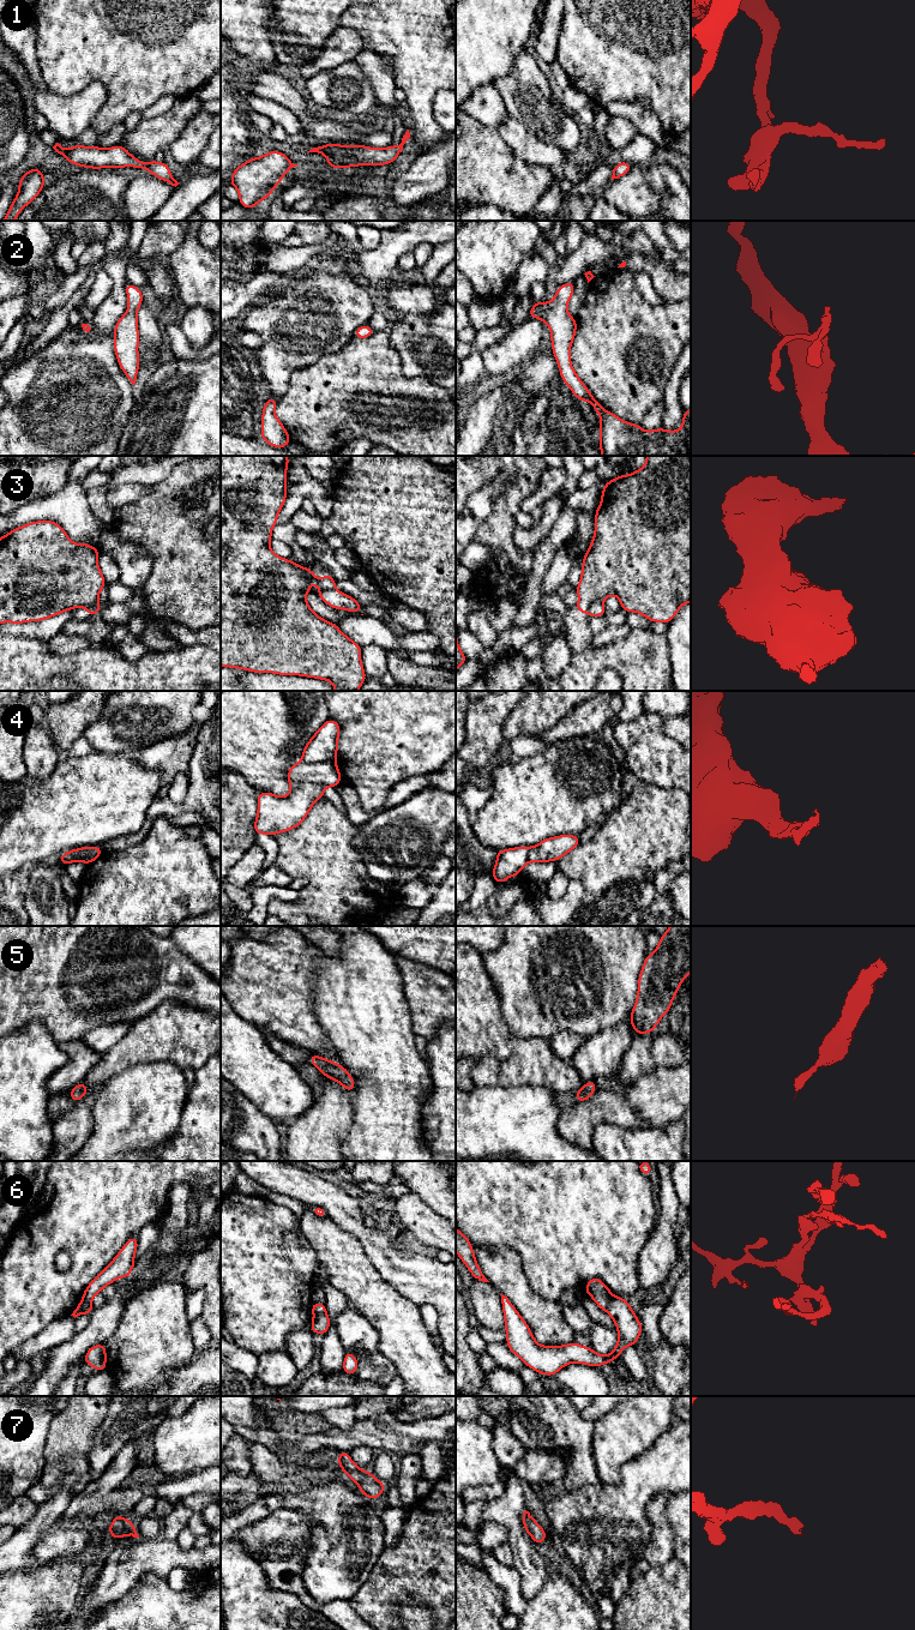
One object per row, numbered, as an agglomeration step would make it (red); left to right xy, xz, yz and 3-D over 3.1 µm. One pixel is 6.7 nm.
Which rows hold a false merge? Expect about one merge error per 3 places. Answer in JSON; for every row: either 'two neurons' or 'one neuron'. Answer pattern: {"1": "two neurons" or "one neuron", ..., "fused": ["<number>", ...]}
{"1": "one neuron", "2": "one neuron", "3": "two neurons", "4": "two neurons", "5": "one neuron", "6": "two neurons", "7": "one neuron", "fused": ["3", "4", "6"]}

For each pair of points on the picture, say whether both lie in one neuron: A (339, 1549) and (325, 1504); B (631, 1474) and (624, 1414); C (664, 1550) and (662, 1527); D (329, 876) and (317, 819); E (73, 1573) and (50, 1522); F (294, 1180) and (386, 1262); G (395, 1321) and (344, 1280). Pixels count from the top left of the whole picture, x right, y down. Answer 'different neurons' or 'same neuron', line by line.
A: same neuron
B: different neurons
C: same neuron
D: same neuron
E: different neurons
F: same neuron
G: same neuron

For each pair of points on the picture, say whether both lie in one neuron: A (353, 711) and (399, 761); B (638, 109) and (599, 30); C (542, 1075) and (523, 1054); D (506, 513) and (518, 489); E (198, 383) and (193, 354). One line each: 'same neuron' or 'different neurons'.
A: same neuron
B: different neurons
C: same neuron
D: same neuron
E: different neurons

